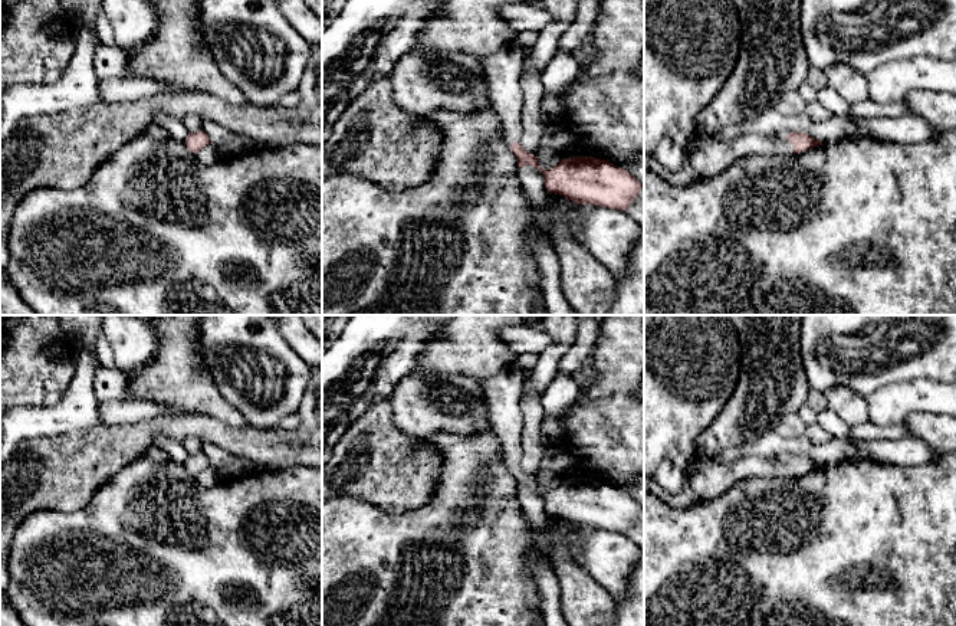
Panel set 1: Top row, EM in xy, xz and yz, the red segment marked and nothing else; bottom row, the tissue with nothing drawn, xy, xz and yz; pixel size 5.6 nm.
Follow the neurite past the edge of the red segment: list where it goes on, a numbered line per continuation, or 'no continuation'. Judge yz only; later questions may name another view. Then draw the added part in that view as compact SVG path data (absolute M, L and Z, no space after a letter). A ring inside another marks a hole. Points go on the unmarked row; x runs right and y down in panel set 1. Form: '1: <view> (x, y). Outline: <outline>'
1: yz (710, 479). Outline: M745 456L730 465L699 458L691 478L691 491L694 501L712 501L742 479L792 476L792 465L776 458Z

